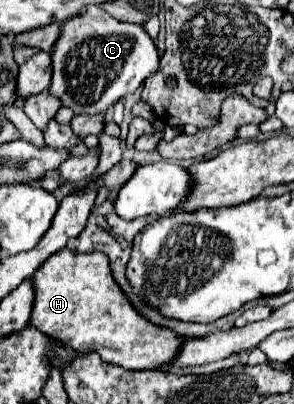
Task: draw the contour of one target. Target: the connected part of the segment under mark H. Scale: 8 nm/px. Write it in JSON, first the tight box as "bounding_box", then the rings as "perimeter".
{"bounding_box":[29,248,183,370],"perimeter":[[[63,248],[35,272],[33,284],[35,304],[29,322],[57,342],[69,344],[75,352],[95,350],[103,362],[127,370],[145,370],[169,368],[183,346],[183,336],[153,324],[135,310],[115,282],[109,258],[103,252],[73,254],[69,248]]]}

